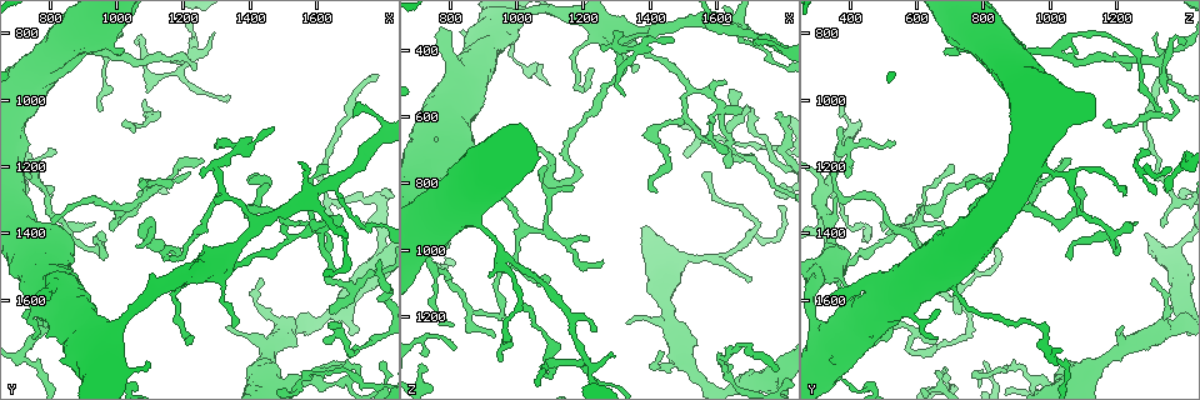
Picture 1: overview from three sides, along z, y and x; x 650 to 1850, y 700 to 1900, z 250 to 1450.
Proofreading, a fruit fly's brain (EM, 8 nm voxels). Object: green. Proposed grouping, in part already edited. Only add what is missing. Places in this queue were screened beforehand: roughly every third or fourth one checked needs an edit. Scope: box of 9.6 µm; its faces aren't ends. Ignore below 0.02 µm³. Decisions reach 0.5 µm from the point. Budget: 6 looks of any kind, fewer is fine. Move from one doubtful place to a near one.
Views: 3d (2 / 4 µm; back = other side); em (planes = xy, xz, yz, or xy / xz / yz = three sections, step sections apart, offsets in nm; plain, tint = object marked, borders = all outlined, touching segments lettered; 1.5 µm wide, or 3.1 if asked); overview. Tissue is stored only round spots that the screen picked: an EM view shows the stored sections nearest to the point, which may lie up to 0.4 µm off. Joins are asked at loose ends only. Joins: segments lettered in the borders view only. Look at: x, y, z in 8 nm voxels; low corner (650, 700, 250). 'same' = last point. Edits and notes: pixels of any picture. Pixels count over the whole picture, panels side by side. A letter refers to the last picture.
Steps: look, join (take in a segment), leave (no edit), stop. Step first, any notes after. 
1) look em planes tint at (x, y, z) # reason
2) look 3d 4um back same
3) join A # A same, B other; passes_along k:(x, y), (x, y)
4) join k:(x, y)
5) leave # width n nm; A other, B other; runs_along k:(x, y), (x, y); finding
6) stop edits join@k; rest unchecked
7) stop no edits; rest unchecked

look em planes borders at (1080, 1270, 1070) # free end

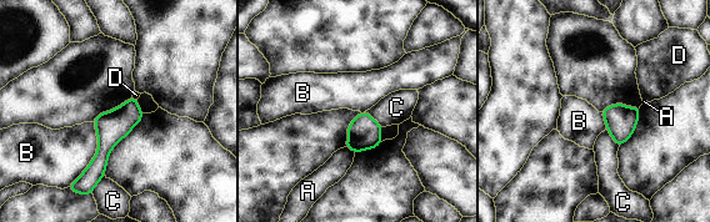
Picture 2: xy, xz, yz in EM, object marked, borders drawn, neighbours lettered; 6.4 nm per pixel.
leave # width 190 nm; A other, B other, C other, D other; none of them fits

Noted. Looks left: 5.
look em xz step 8 borders at (1260, 1240, 400) # branch stops here

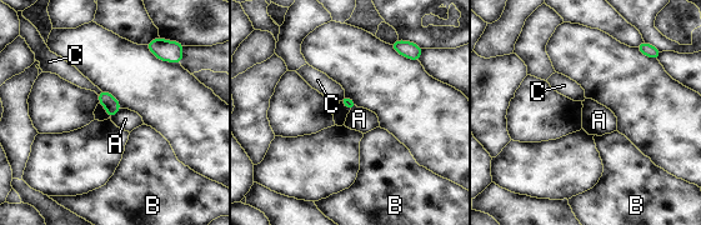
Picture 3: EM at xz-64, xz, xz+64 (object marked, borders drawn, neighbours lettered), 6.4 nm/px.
look em planes borders same

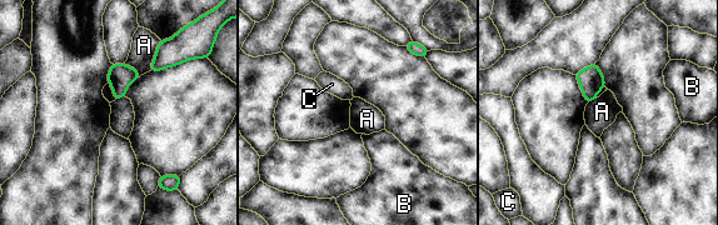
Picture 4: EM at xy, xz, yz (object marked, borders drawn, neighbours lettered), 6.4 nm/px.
leave # A other, B other, C other; border 4:(160, 40), (149, 70); no lettered segment goes on from it

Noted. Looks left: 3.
look em planes tint at (770, 1600, 340) # branch stops here

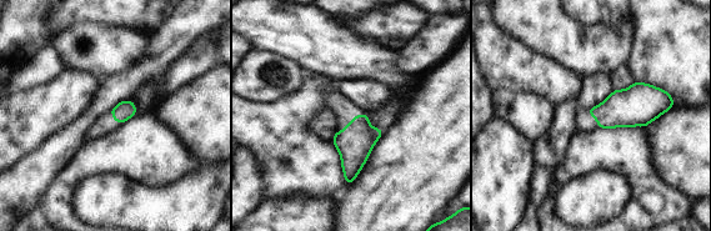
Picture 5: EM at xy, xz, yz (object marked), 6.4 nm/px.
look em planes borders same # see the neighbours

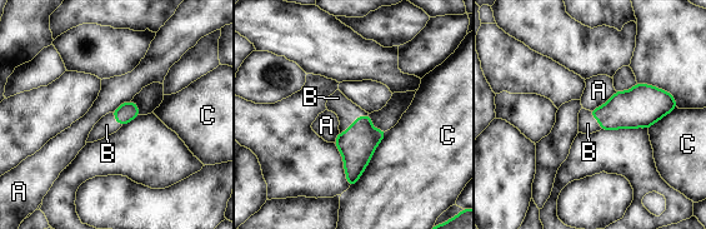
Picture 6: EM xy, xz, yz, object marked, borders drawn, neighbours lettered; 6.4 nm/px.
join B # longest_contact C 460 nm; A other, B same, C other; it goes on there

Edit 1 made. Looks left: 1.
stop edits join@6; rest unchecked

